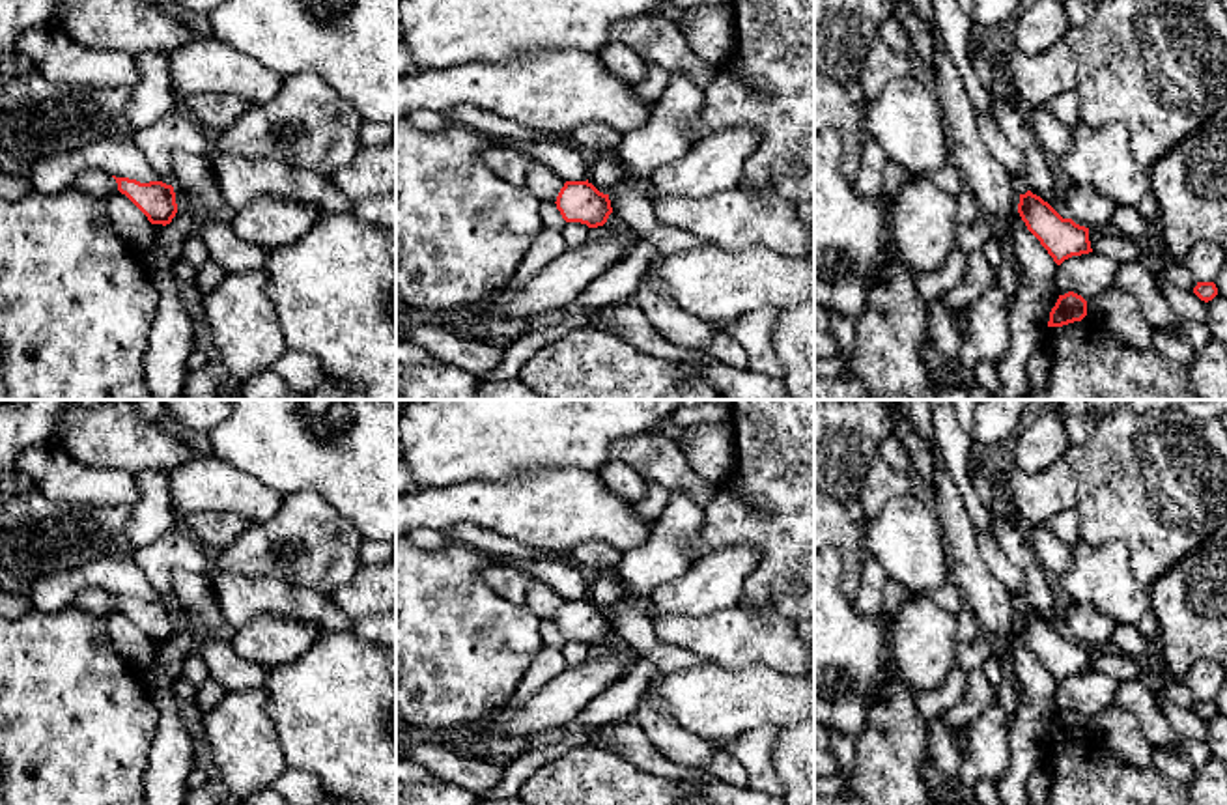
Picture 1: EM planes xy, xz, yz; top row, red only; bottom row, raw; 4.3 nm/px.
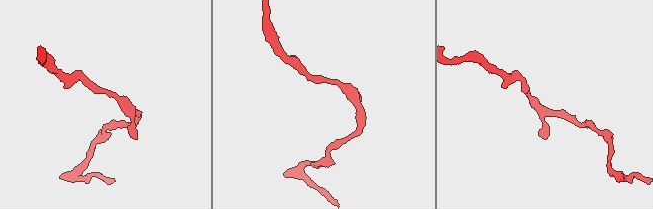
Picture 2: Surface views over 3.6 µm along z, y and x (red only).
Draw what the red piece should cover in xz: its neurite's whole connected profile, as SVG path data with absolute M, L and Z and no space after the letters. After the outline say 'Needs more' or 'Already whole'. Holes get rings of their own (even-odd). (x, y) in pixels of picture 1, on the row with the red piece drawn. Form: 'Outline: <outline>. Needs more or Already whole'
Outline: M588 179L566 181L555 204L566 222L588 228L603 226L613 213L609 194L599 192Z. Already whole

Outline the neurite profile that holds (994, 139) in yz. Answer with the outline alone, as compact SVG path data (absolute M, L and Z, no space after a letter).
M977 114L977 129L990 153L1008 170L1010 177L1016 181L1020 194L1025 194L1029 189L1022 179L1022 153L1005 138L992 116Z

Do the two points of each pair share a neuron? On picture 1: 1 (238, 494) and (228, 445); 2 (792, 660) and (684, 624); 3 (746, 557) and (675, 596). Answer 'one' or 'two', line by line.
1: two
2: one
3: one

